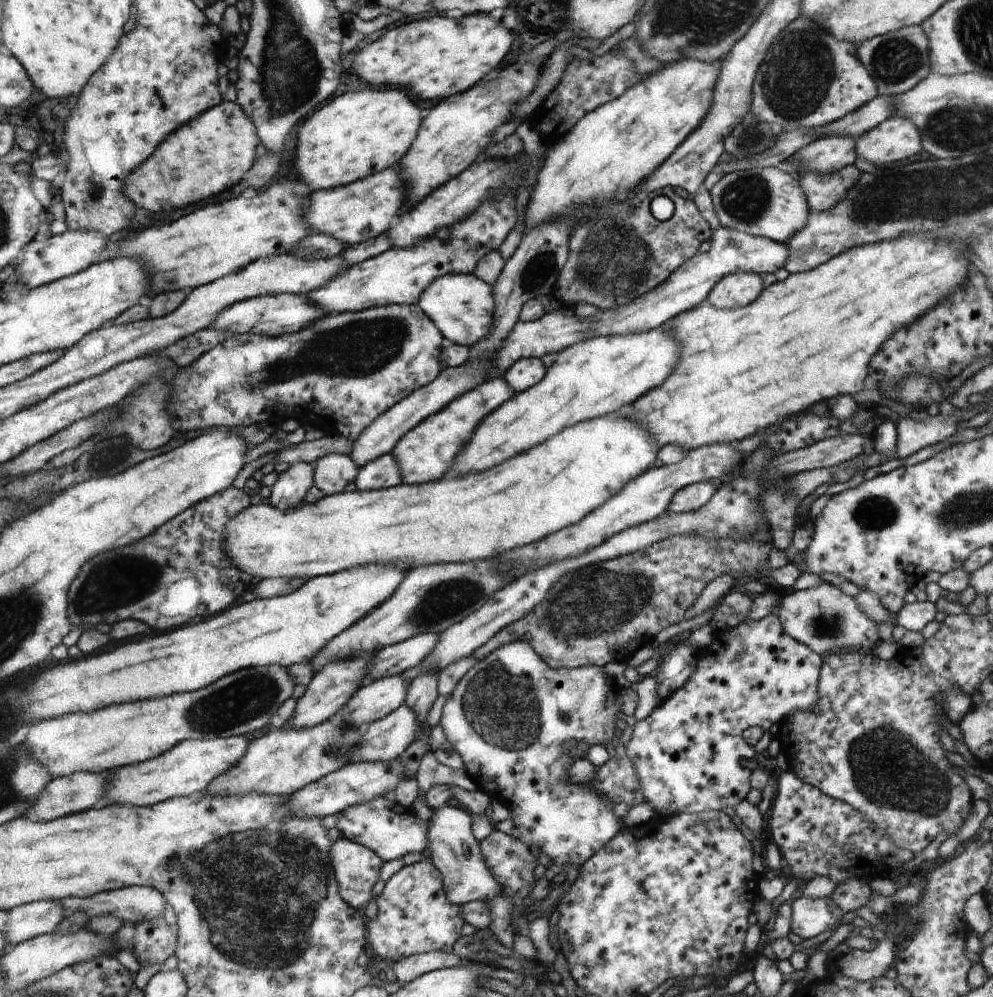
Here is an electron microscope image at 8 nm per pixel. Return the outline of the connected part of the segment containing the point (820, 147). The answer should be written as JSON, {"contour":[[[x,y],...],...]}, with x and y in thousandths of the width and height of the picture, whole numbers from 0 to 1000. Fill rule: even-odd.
{"contour":[[[830,137],[822,139],[801,152],[801,164],[814,174],[839,174],[860,165],[863,154],[862,139],[858,137]]]}

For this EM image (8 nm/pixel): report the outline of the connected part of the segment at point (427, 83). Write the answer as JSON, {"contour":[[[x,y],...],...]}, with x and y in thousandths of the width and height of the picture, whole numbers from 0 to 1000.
{"contour":[[[477,14],[477,16],[467,16],[465,18],[465,28],[463,20],[445,16],[435,16],[431,20],[421,20],[403,24],[399,28],[391,30],[385,34],[381,40],[370,44],[366,49],[359,50],[354,56],[354,68],[361,74],[363,80],[371,84],[391,84],[391,86],[402,86],[410,88],[419,98],[425,98],[427,103],[439,99],[450,99],[457,94],[466,94],[475,89],[475,86],[485,80],[493,70],[502,68],[502,64],[508,60],[508,56],[514,50],[516,36],[514,32],[497,18],[504,18],[498,14]]]}

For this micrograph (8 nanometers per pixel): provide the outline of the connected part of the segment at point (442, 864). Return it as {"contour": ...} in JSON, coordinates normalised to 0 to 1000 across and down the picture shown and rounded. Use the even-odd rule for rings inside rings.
{"contour":[[[451,805],[441,812],[433,821],[435,828],[431,832],[433,857],[436,868],[441,871],[447,880],[447,892],[451,903],[457,908],[465,908],[475,904],[495,902],[502,899],[505,891],[503,885],[492,876],[487,867],[482,850],[482,841],[475,837],[475,821],[467,812]]]}

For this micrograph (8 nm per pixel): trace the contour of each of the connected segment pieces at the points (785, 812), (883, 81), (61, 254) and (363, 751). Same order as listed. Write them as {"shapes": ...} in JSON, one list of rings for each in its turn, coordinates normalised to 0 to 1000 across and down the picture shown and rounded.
{"shapes":[[[[796,772],[789,773],[783,780],[782,796],[772,817],[778,845],[788,855],[790,865],[794,865],[791,875],[798,881],[809,882],[809,888],[821,879],[834,879],[840,887],[846,887],[859,881],[850,861],[890,865],[900,851],[905,851],[864,812],[812,786]]],[[[916,25],[893,34],[872,39],[863,47],[863,55],[882,83],[888,96],[901,97],[921,87],[938,71],[936,38],[927,25]]],[[[68,230],[61,236],[52,236],[47,241],[34,241],[33,244],[28,245],[25,249],[25,256],[16,266],[15,275],[22,286],[26,286],[30,290],[41,288],[91,268],[103,251],[105,251],[103,234]]],[[[409,707],[401,709],[395,716],[368,730],[363,752],[358,752],[352,765],[396,763],[413,748],[421,730],[423,726],[418,714]]]]}

